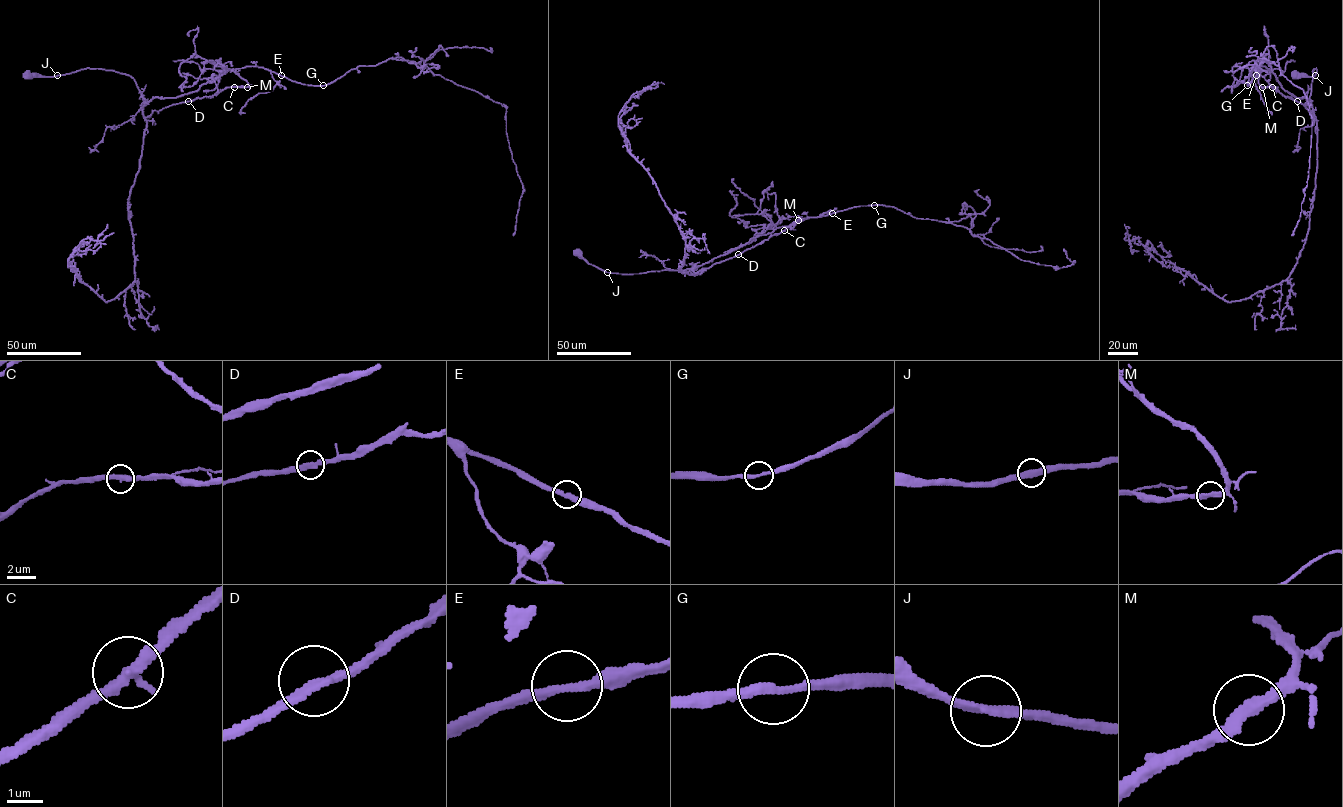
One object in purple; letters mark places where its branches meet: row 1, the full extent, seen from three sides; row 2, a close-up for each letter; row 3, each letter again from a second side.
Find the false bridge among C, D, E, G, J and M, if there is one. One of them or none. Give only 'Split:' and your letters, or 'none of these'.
Split: none of these

